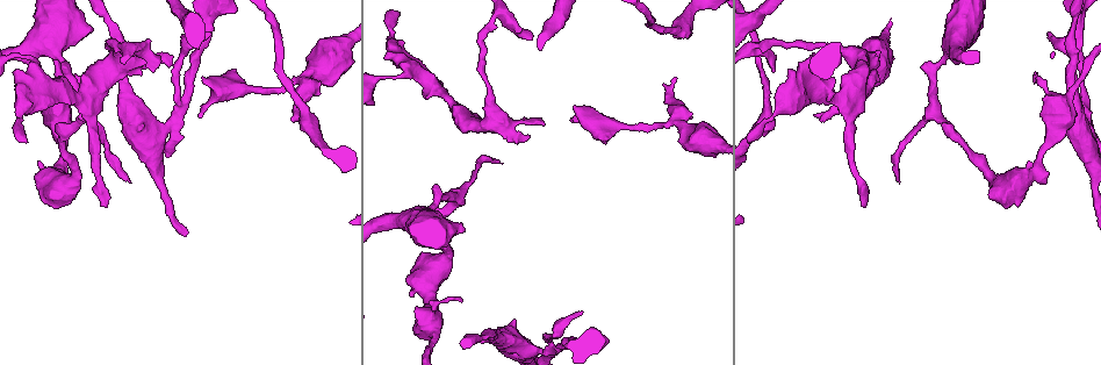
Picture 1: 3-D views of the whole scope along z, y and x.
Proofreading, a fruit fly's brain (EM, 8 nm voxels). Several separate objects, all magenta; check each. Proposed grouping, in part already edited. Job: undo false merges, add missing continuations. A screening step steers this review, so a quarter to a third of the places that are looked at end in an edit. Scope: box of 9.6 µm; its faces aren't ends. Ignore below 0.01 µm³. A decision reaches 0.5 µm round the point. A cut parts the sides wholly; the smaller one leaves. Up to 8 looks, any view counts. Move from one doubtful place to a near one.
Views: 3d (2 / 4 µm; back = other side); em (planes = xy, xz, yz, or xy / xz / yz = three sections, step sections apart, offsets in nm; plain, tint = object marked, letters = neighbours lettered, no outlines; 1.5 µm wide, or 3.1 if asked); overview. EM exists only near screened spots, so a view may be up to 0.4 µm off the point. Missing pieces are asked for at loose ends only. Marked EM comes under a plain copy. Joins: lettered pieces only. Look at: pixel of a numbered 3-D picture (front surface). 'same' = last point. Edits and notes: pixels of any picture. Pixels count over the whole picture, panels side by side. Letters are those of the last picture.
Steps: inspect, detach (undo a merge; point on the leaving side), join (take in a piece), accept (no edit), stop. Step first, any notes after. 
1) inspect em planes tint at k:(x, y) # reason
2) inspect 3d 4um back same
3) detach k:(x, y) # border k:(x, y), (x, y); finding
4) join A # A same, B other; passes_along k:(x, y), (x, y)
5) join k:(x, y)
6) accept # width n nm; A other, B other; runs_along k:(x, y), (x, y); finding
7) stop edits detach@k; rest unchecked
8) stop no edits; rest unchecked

inspect 3d 2um at 1:(865, 207) # end of a long branch

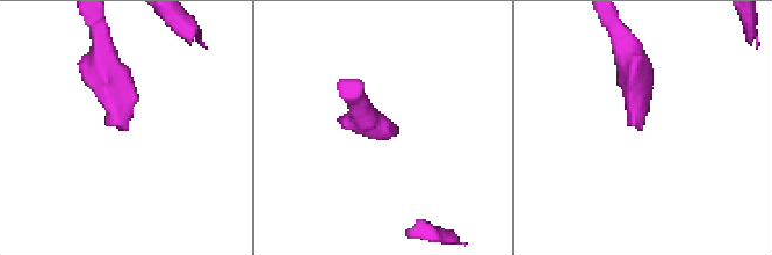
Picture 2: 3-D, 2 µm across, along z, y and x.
inspect em planes letters at 2:(125, 125) # shape alone is not enough

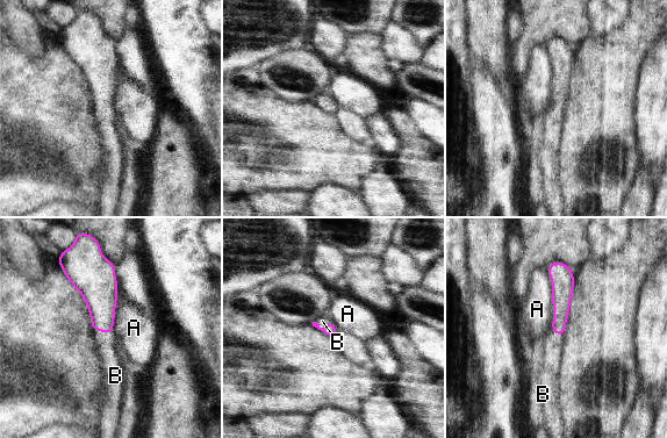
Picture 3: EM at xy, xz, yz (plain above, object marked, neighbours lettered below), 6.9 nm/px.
join B # longest_contact A 460 nm; A other, B same; passes_along 3:(329, 329), (321, 328), (322, 321); it goes on there

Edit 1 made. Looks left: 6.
inspect overview

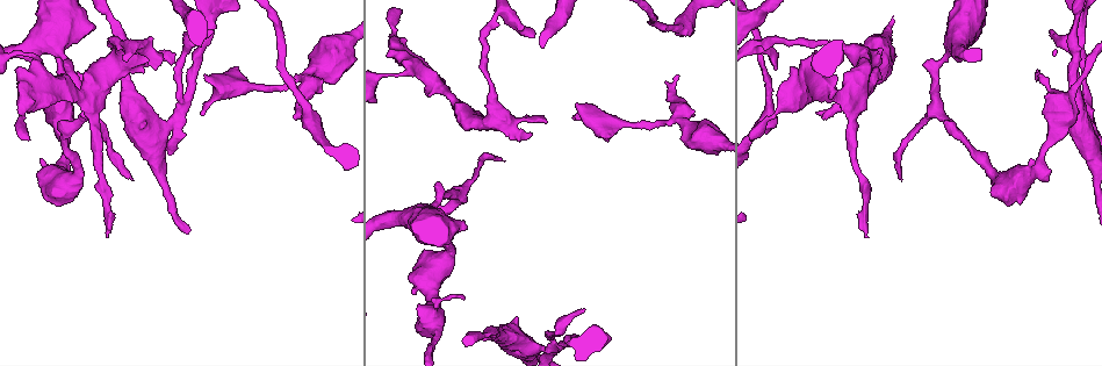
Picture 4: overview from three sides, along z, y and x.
inspect em planes letters at 4:(460, 296) # tapers out

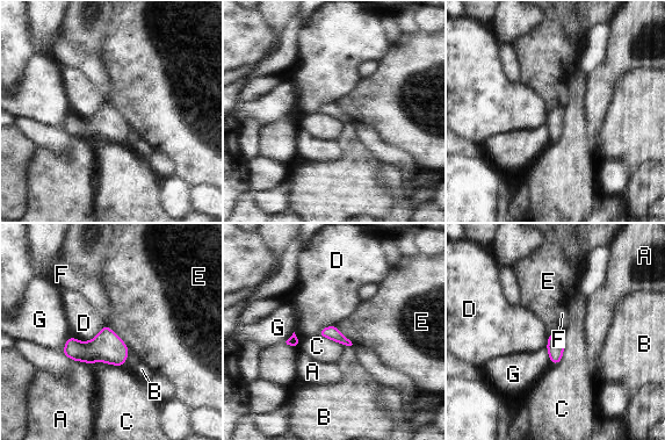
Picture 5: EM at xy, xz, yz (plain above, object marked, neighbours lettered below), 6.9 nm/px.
accept # longest_contact E 260 nm; A other, B other, C other, D other, E other, F other, G other; border 5:(564, 336), (563, 358), (553, 365); no lettered piece goes on from it

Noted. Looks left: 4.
inspect 3d 2um at 4:(183, 108) # three-way junction

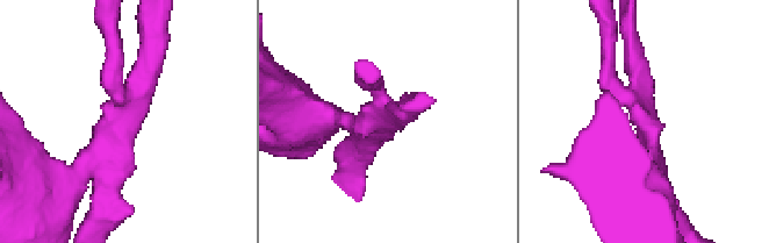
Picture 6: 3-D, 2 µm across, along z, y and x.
inspect em xy step 8 tint at 6:(645, 122) # arms 3

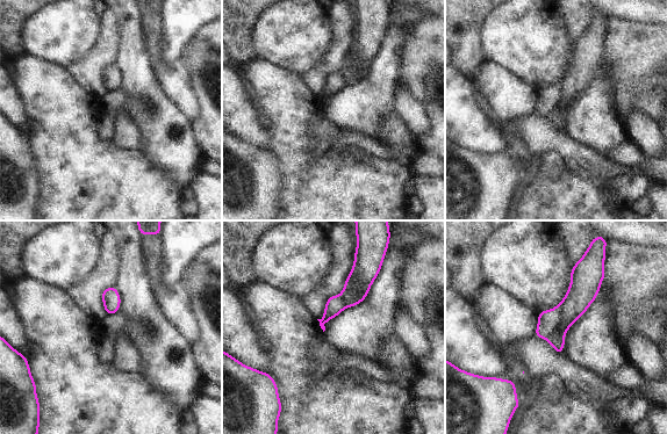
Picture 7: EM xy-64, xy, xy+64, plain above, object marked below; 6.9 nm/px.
inspect em planes letters same # cut it another way

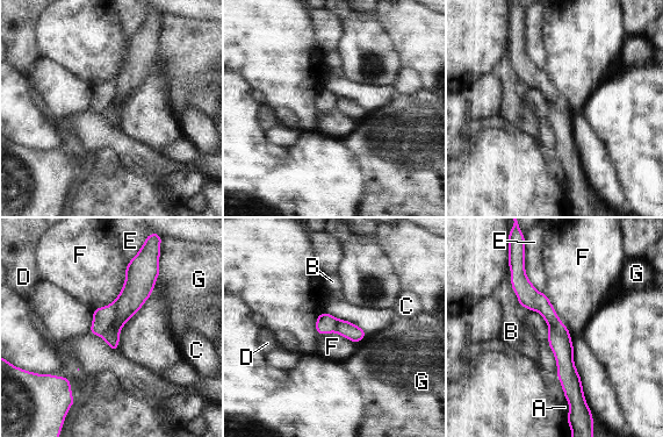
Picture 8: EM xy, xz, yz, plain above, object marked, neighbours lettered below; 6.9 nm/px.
detach 8:(136, 291) # A other, B other, C other, D other, E other, F other, G other; border 8:(114, 301), (114, 322), (101, 336); a second neuron is stuck on

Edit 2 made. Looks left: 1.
stop edits join@3, detach@8; rest unchecked

